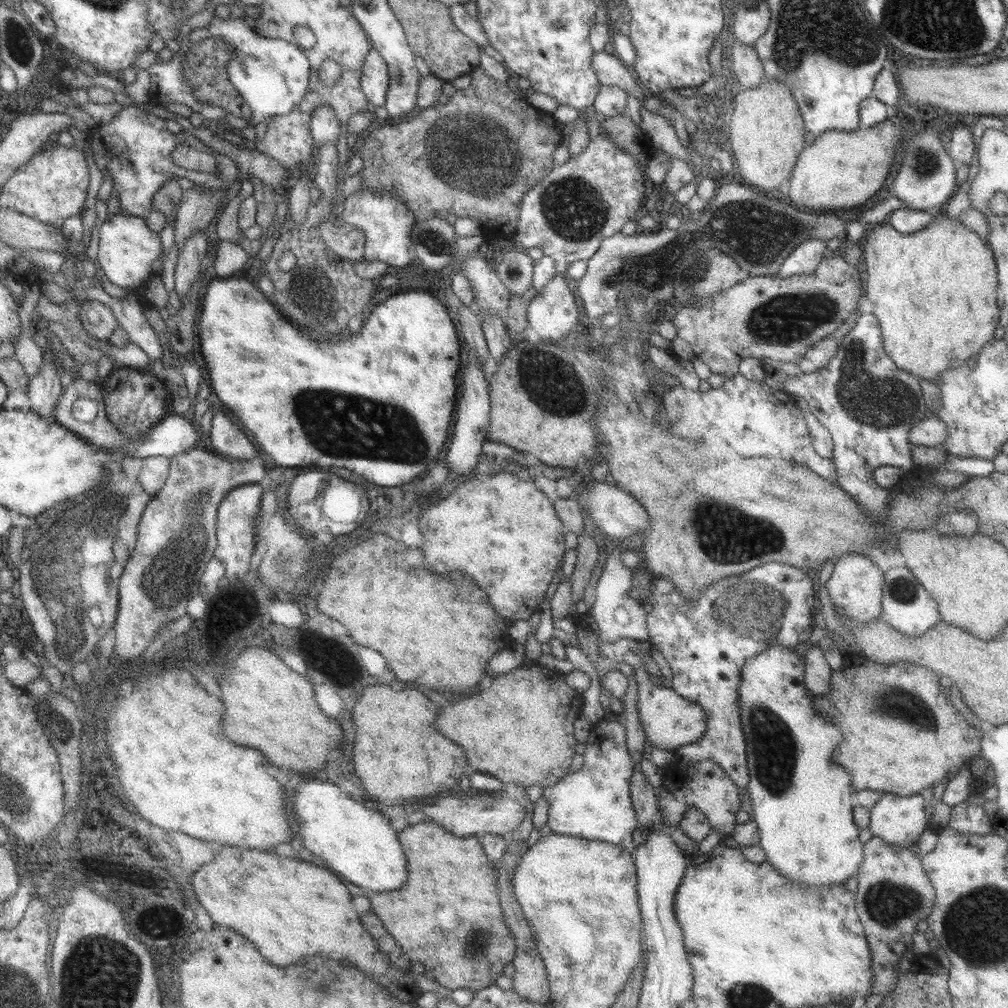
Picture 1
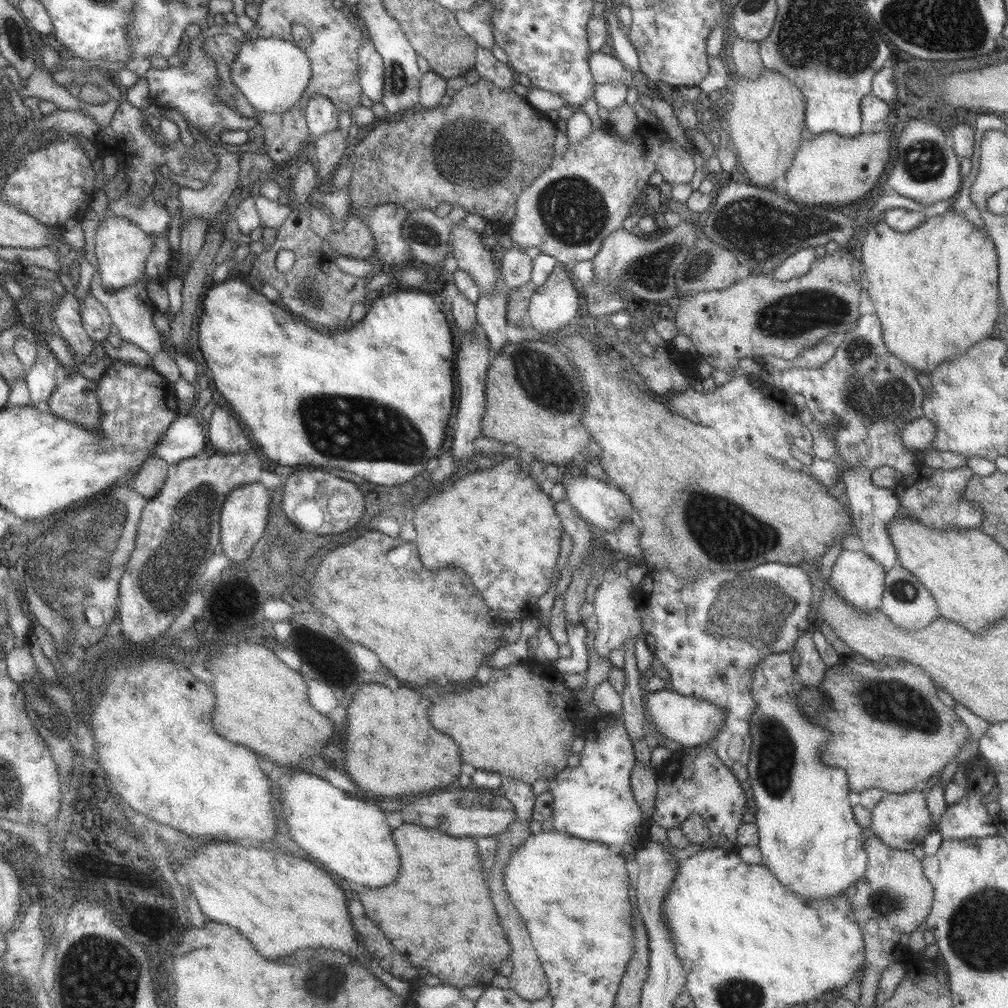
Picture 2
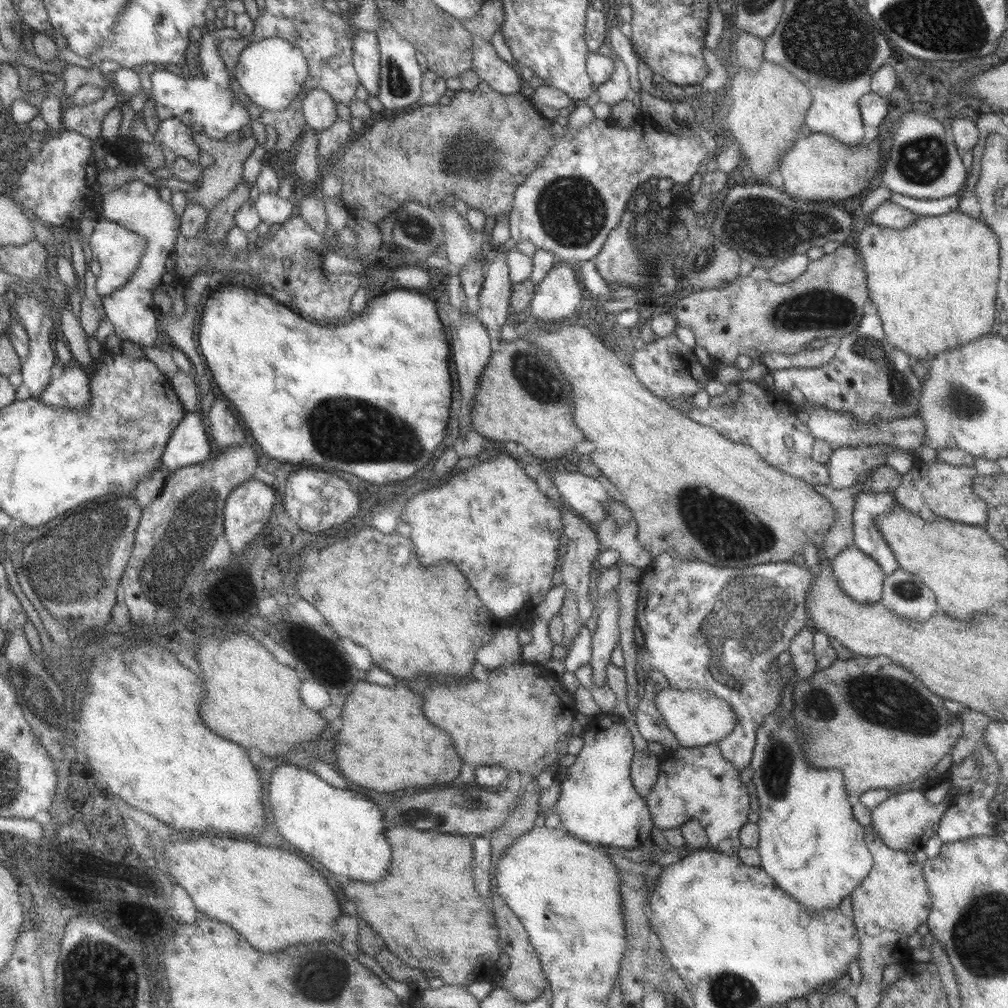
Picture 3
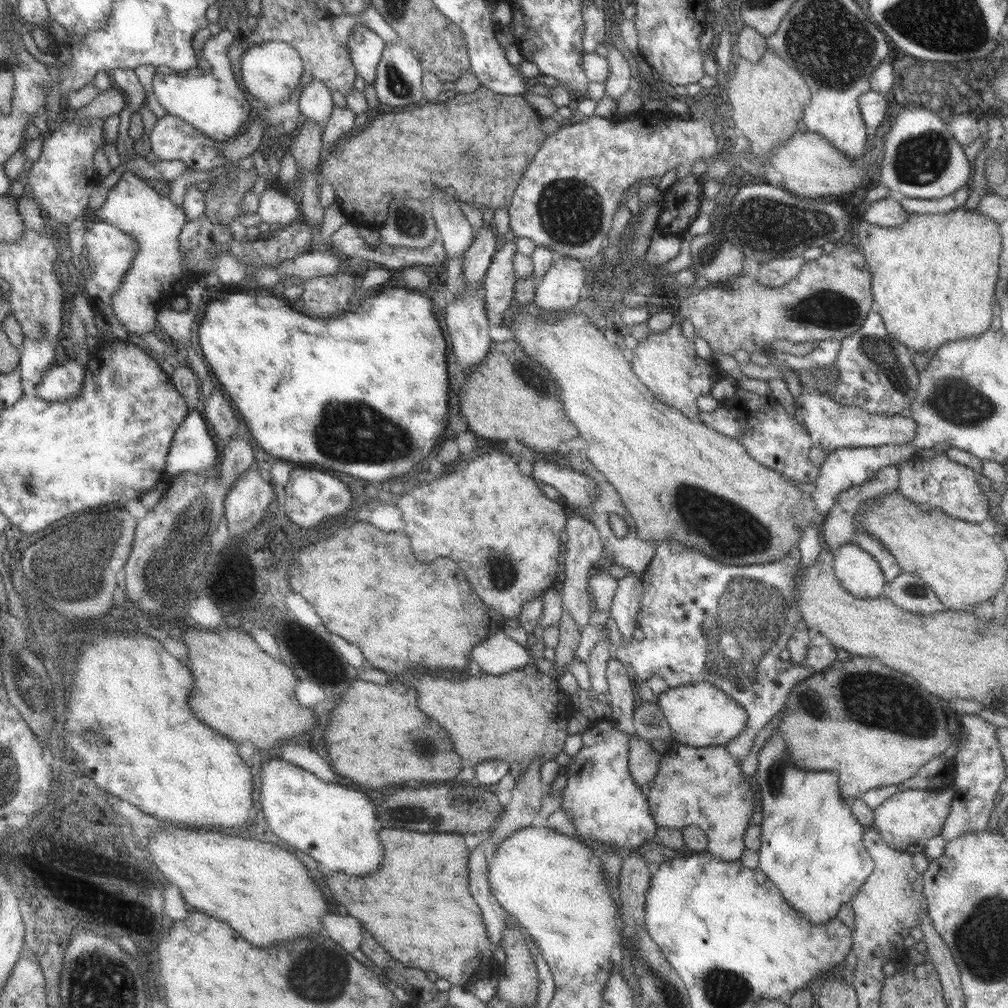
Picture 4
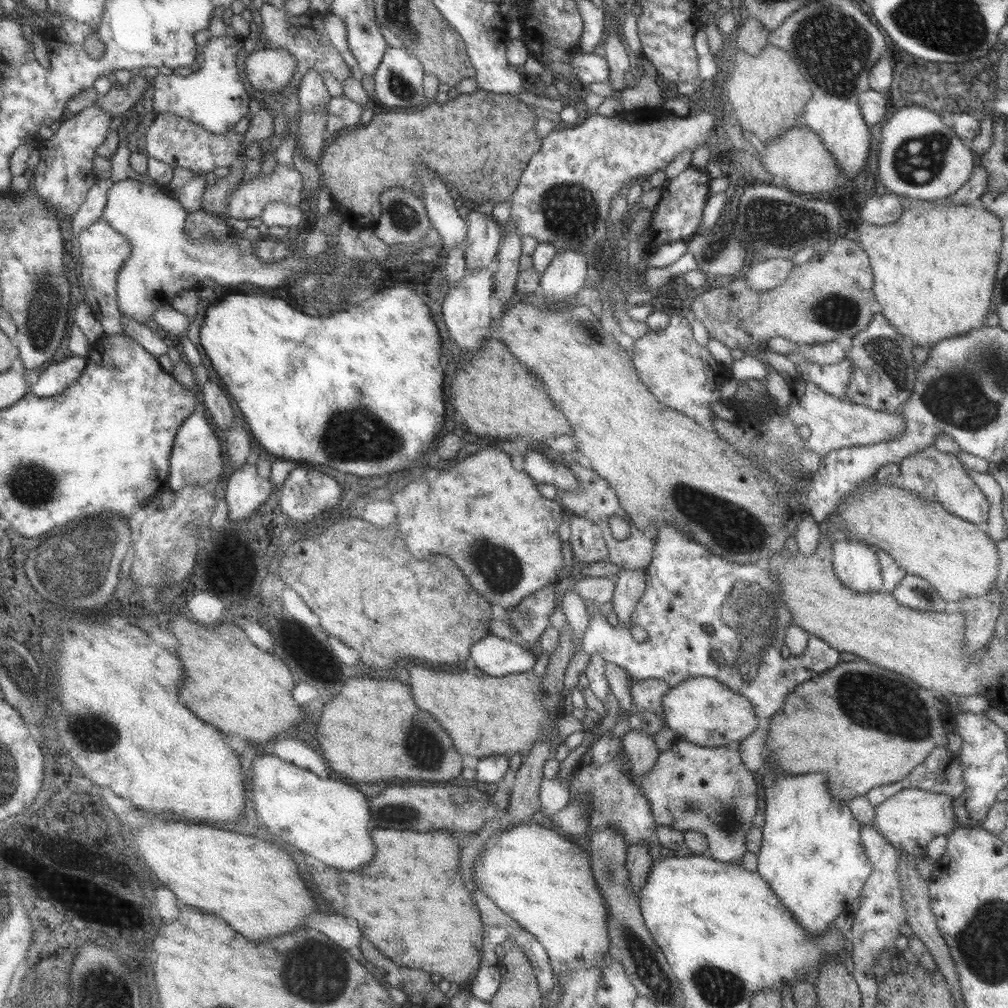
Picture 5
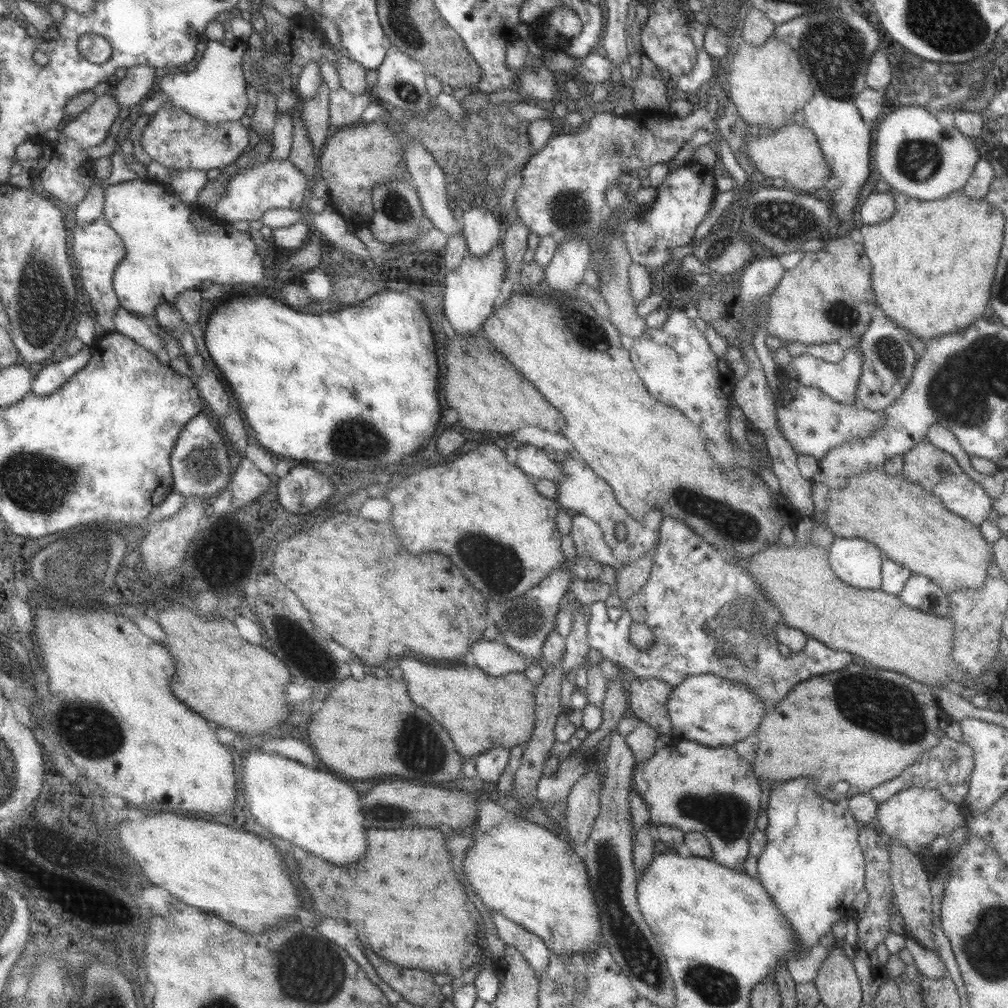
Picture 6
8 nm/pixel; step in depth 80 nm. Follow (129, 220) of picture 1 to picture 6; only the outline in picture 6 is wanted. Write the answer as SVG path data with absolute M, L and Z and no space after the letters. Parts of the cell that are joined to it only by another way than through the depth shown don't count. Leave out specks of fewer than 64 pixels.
M103 215L88 226L76 226L73 232L74 245L71 250L75 257L82 279L82 286L91 298L93 311L107 333L116 333L115 315L122 307L114 285L115 273L122 260L127 256L127 247L123 238L110 226Z

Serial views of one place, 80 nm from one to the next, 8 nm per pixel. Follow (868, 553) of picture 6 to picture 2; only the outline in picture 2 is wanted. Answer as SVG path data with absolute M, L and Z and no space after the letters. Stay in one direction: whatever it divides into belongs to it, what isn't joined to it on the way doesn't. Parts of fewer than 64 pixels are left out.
M842 550L835 559L835 563L831 568L829 578L829 586L833 591L847 603L851 605L855 611L866 612L880 609L883 584L884 584L884 568L873 561L863 550L849 551Z

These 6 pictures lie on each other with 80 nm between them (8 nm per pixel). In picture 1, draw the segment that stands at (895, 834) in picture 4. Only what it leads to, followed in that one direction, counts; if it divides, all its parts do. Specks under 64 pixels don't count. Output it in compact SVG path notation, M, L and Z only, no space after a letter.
M882 793L869 812L869 832L887 844L909 849L927 829L925 800L919 794Z

